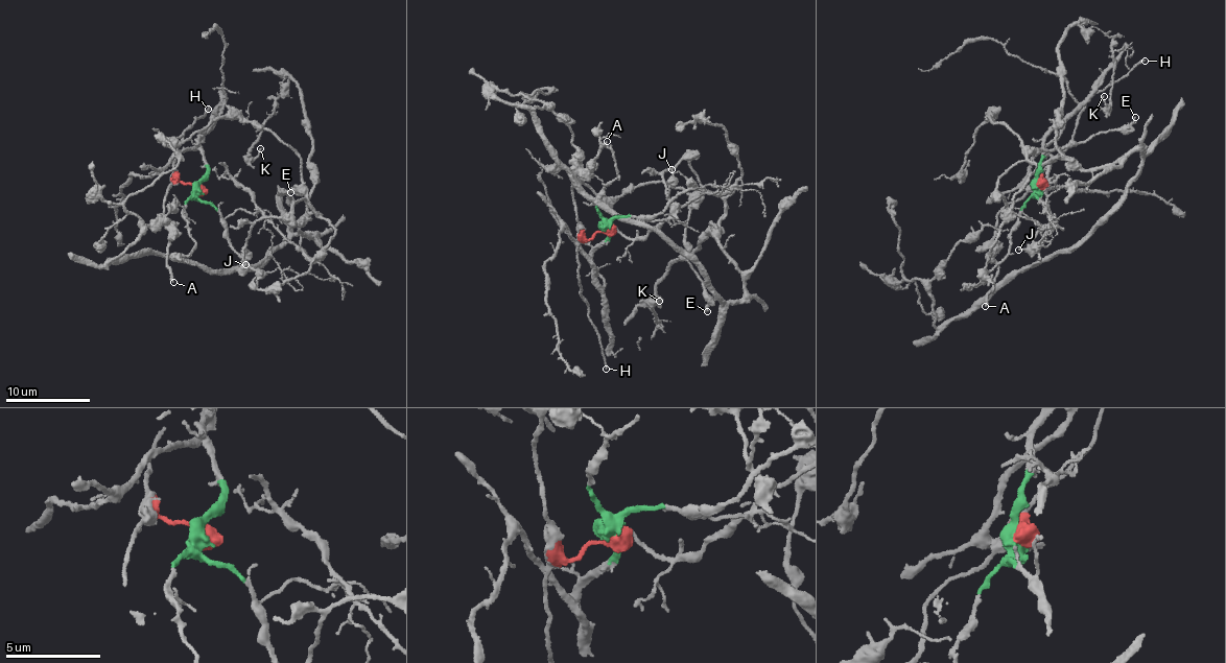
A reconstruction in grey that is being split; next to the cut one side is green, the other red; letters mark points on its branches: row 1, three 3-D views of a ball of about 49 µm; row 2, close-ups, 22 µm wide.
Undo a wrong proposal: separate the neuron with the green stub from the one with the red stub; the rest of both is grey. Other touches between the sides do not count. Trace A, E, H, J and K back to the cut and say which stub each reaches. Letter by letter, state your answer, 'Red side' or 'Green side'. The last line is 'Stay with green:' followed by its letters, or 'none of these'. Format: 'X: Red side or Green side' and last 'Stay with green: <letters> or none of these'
A: Red side
E: Green side
H: Red side
J: Green side
K: Green side
Stay with green: E, J, K

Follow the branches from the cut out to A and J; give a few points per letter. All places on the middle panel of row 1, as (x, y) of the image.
A: (606, 228), (589, 238), (585, 235), (571, 188), (580, 171), (590, 169), (607, 141)
J: (606, 228), (565, 122), (534, 110), (586, 192), (740, 300), (723, 202), (687, 158), (667, 196), (672, 169)

